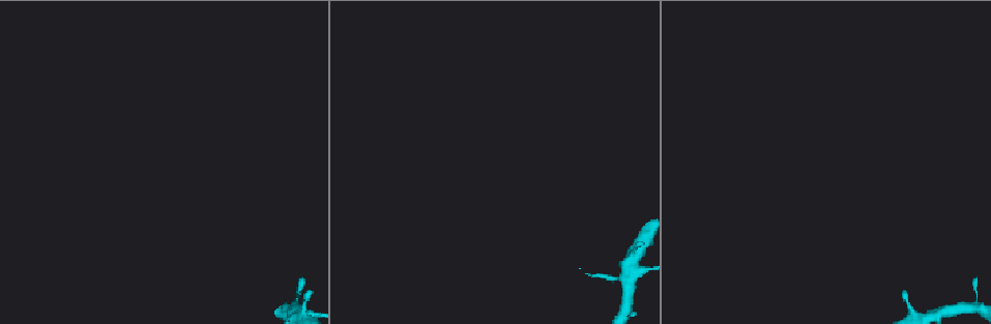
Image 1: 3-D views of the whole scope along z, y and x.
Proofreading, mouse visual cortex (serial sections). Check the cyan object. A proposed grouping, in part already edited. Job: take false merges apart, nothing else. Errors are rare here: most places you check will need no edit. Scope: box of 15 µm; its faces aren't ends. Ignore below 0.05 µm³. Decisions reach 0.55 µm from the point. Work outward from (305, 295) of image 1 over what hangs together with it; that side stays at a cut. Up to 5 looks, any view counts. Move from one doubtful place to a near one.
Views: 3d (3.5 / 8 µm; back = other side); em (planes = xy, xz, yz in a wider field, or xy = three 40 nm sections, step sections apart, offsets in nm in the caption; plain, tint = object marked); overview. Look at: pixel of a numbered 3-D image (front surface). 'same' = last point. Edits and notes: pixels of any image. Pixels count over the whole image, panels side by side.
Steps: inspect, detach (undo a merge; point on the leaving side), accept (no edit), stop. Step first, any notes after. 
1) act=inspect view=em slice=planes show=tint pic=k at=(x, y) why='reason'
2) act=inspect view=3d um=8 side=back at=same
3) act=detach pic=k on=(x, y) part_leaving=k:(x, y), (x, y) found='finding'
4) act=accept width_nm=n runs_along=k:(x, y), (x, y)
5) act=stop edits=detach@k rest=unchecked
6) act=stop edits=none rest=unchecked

act=inspect view=3d um=8 pic=1 at=(633, 270) why='thin arm on a thick one'

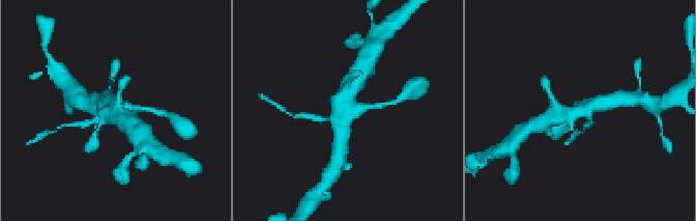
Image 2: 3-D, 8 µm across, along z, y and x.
act=inspect view=em slice=xy step=2 show=tint pic=2 at=(582, 109) arms=4 arm_widths_nm=200,200,350,500

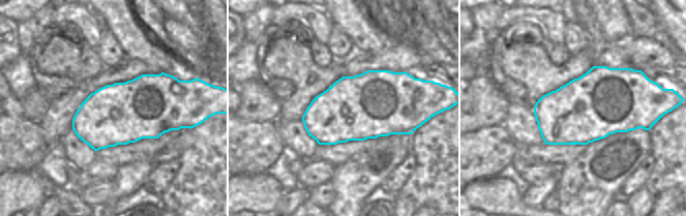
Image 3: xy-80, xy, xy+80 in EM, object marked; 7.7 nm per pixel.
act=detach pic=2 on=(307, 115) part_leaving=2:(326, 119), (292, 114) found='two cells meet here'

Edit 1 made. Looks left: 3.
act=inspect view=3d um=3.5 pic=1 at=(975, 309) why='sudden change in width'

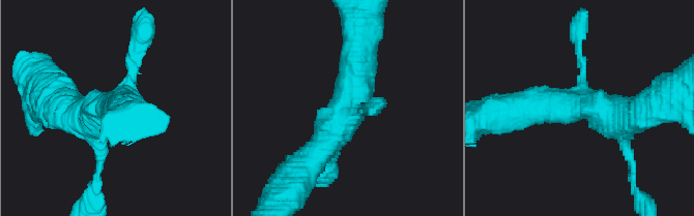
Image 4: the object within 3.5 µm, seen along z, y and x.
act=inspect view=em slice=xy step=5 show=tint pic=4 at=(347, 107) why='need the tissue'

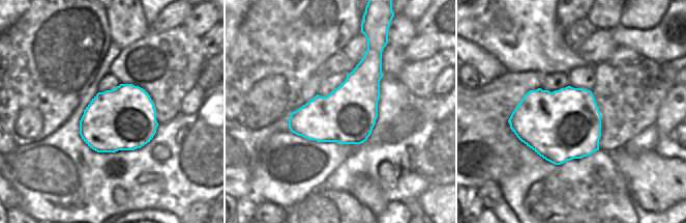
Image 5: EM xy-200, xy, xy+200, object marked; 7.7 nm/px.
act=inspect view=em slice=xy step=3 show=tint at=same

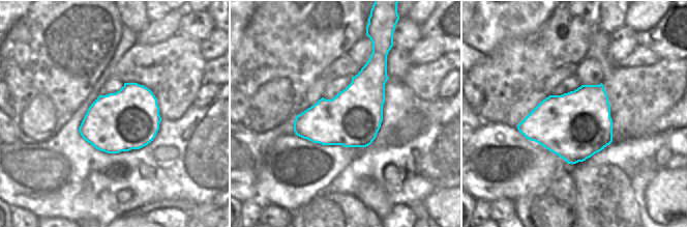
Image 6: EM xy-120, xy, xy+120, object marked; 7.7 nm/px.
act=accept width_nm=440 runs_along=4:(358, 40), (327, 154) found='continuous, no second cell'

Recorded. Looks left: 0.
act=stop edits=detach@2 rest=unchecked

